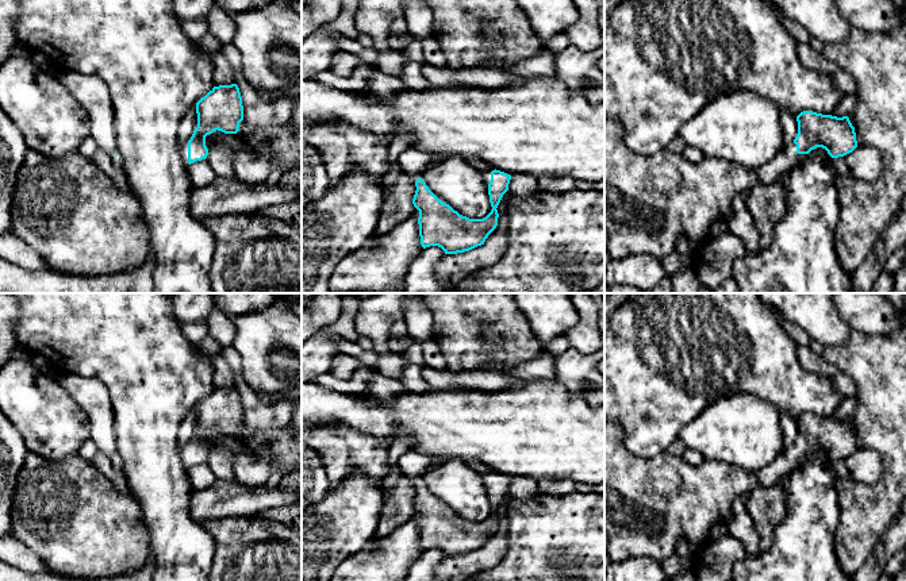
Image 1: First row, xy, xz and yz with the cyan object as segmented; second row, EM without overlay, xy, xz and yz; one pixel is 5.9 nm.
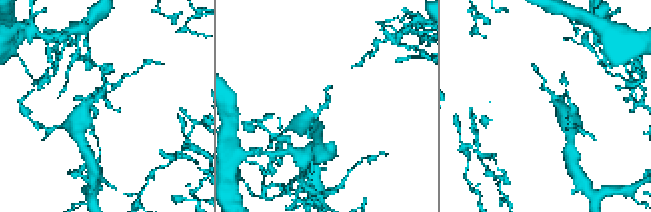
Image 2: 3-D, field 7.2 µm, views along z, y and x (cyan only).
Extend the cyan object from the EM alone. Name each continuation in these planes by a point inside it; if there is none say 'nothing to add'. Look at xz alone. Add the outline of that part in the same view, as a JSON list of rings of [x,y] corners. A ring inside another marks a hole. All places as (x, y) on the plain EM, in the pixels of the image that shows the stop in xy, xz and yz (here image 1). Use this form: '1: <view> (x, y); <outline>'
1: xz (487, 477); [[[487,466],[487,472],[483,476],[483,481],[484,481],[484,485],[485,485],[487,492],[488,492],[488,486],[491,484],[491,474],[492,473],[495,473],[495,470],[492,468]]]

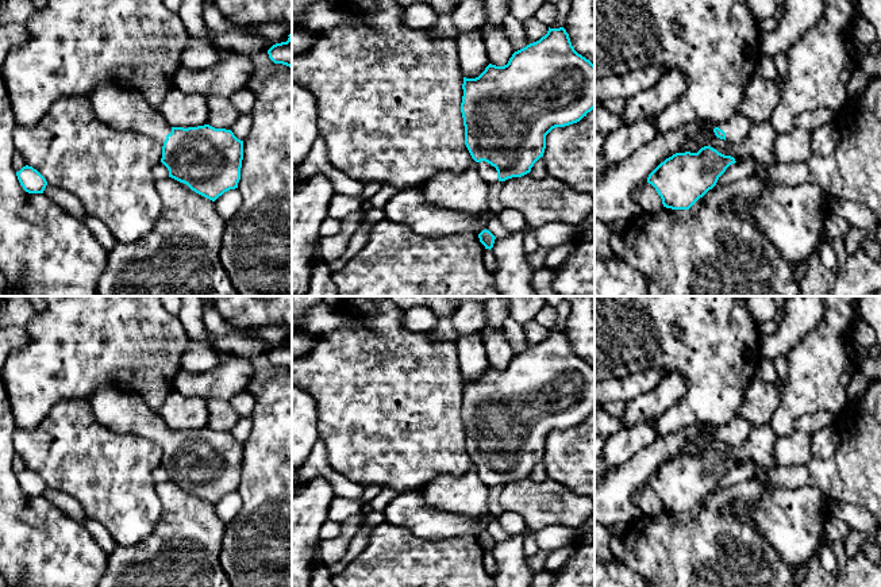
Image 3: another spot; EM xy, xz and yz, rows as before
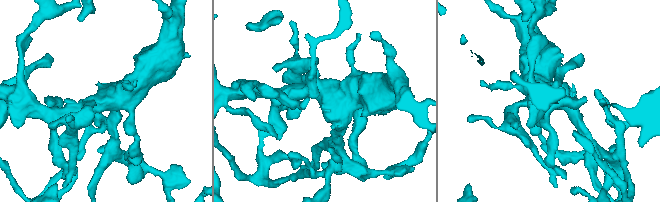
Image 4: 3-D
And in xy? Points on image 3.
1: xy (114, 407); [[[107,384],[89,396],[97,419],[116,433],[132,433],[147,438],[163,449],[172,429],[158,413],[120,387]]]

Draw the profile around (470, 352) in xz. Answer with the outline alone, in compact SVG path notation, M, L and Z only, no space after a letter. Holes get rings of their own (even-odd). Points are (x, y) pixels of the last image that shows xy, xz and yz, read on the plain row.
M481 333L459 337L454 344L462 379L466 381L478 380L489 368Z

